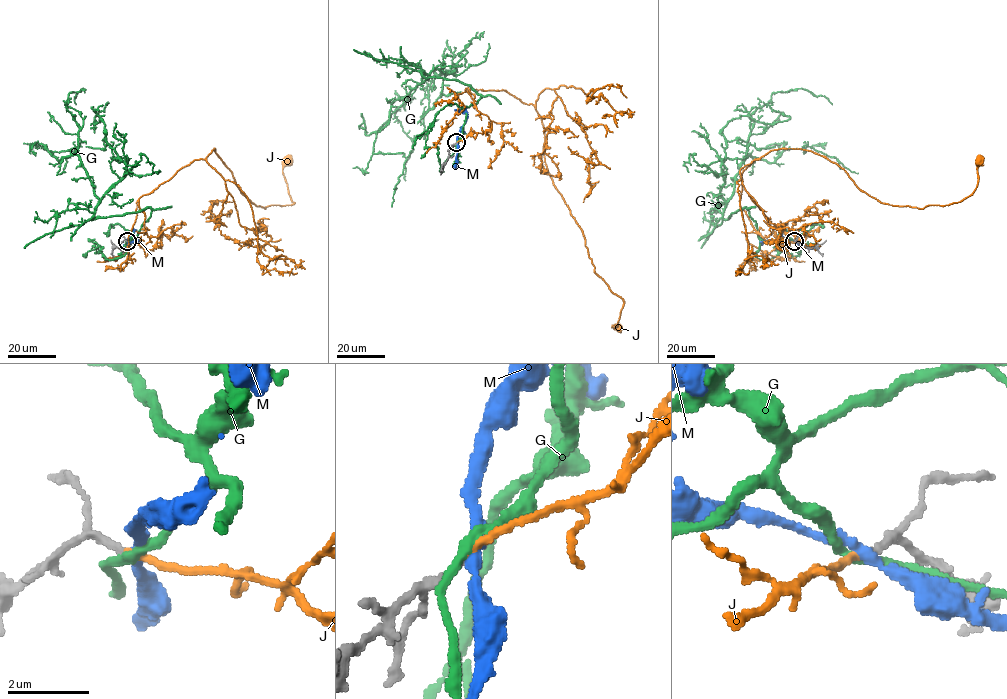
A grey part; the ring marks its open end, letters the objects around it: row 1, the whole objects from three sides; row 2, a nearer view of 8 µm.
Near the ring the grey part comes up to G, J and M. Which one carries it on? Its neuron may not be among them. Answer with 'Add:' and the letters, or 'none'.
Add: J

